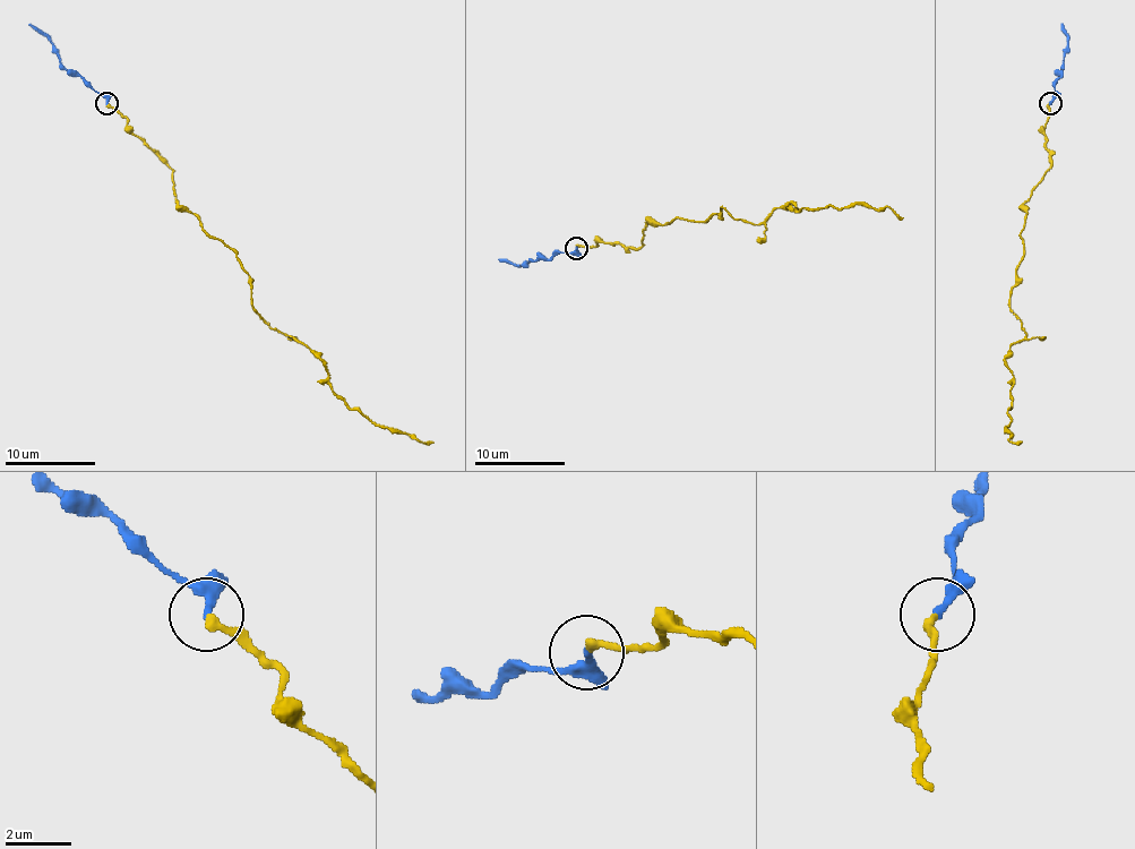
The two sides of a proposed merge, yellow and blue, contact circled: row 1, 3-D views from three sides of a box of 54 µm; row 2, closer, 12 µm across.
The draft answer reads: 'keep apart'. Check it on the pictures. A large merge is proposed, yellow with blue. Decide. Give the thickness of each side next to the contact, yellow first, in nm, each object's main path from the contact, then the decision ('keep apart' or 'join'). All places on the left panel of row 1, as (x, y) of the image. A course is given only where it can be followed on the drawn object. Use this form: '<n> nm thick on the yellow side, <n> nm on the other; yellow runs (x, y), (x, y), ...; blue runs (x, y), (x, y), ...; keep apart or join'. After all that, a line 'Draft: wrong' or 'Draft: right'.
240 nm thick on the yellow side, 300 nm on the other; yellow runs (106, 103), (170, 169), (179, 203), (234, 254), (252, 308), (320, 360), (329, 386), (352, 409), (432, 440); blue runs (106, 103), (104, 96), (60, 61), (53, 45), (28, 25); join
Draft: wrong

